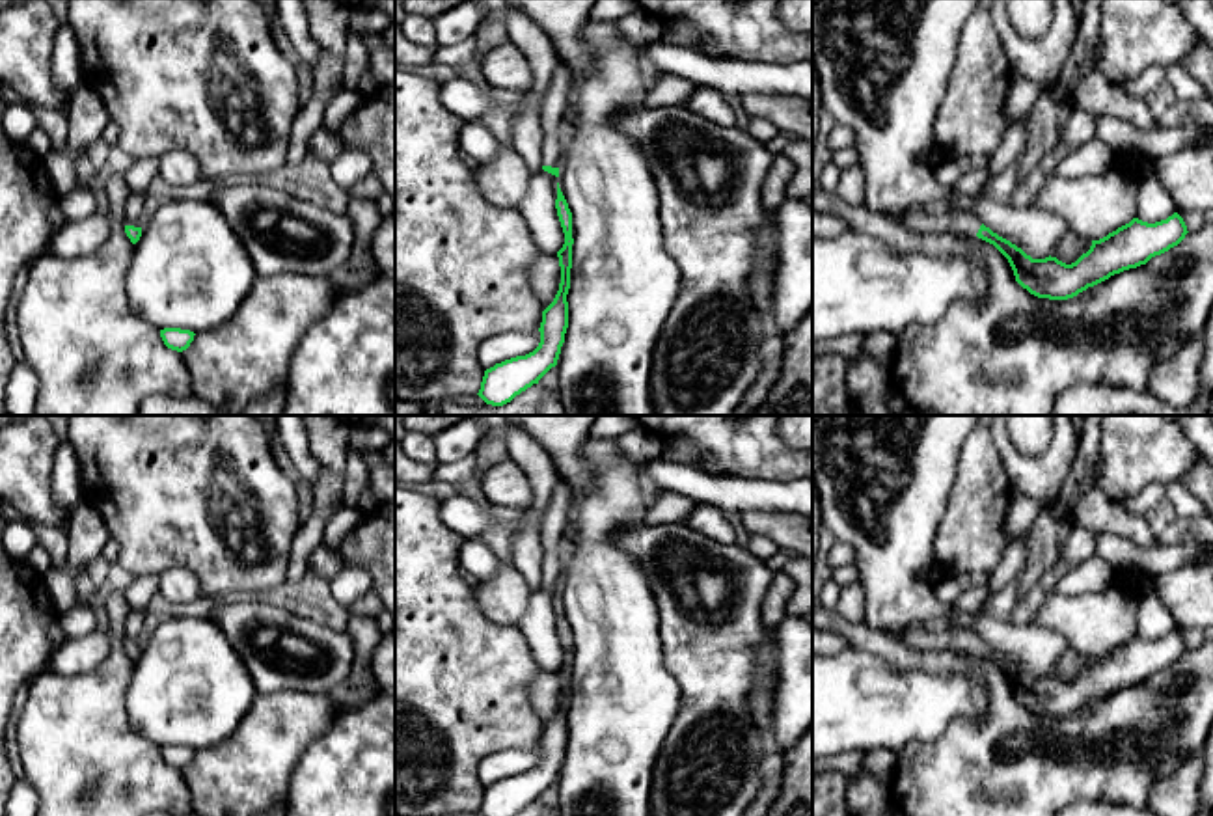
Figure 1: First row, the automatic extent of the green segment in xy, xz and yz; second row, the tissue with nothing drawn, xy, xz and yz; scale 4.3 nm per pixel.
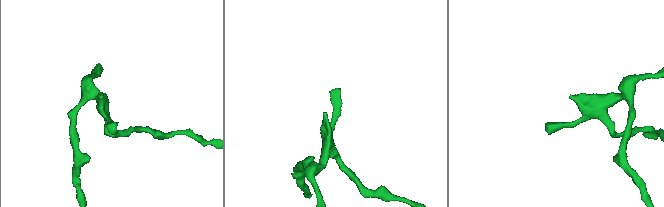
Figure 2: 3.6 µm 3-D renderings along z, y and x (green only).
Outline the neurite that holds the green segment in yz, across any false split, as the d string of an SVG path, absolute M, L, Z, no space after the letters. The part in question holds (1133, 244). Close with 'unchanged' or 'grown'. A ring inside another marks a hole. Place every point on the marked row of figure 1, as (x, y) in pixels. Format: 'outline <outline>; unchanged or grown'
outline M915 209L885 216L917 233L956 231L993 244L1008 259L1015 281L1030 294L1049 300L1073 298L1114 274L1146 265L1152 257L1178 246L1189 233L1178 212L1155 224L1133 218L1107 237L1092 240L1086 253L1075 263L1066 265L1051 255L1045 259L1032 259L967 211L930 214L922 209Z; grown

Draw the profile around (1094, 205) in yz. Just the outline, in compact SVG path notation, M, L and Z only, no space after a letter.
M1109 168L1097 175L1053 177L1036 207L1056 212L1068 229L1099 240L1137 218L1138 183Z

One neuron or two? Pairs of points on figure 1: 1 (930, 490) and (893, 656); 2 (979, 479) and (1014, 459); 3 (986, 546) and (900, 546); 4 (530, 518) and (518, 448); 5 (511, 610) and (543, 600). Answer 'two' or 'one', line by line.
1: two
2: two
3: two
4: one
5: two

